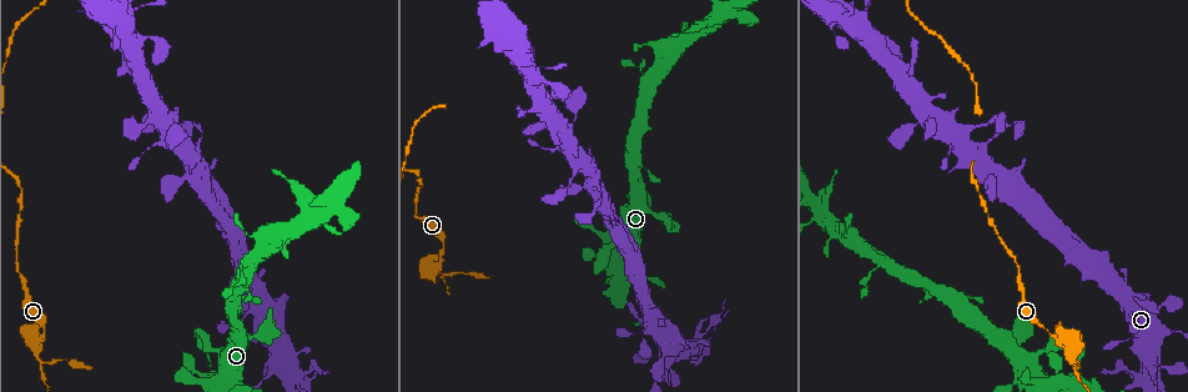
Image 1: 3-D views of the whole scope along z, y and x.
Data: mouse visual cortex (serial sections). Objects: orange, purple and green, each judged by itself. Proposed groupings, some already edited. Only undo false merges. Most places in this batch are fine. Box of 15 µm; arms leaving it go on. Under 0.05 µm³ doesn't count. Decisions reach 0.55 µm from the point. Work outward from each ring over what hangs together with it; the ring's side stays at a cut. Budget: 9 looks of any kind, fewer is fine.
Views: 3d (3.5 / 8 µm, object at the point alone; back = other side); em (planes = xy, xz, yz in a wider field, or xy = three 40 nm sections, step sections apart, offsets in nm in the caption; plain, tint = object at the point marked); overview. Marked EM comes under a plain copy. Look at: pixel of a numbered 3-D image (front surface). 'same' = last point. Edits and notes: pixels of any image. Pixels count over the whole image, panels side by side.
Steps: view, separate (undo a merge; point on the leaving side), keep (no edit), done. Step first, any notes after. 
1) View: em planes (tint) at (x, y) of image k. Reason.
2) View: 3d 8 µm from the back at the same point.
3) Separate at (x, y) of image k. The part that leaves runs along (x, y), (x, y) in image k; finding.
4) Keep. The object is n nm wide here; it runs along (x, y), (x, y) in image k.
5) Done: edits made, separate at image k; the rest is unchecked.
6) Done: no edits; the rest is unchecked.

View: 3d 8 µm at (437, 276) of image 1. Three-way junction.

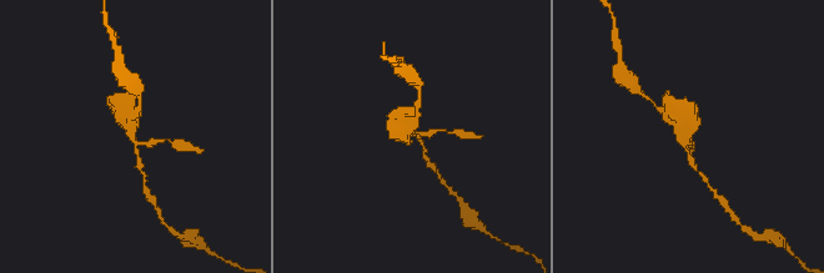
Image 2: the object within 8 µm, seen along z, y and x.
View: 3d 3.5 µm at (136, 138) of image 2. Closer look.

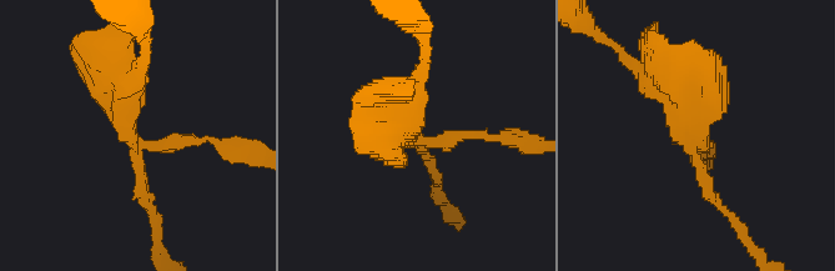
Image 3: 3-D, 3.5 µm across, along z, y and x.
View: em xy step 3 (tint) at (135, 135) of image 3. 3 arms meet here; the arms are 150, 150, 450 nm wide; shape alone is not enough.

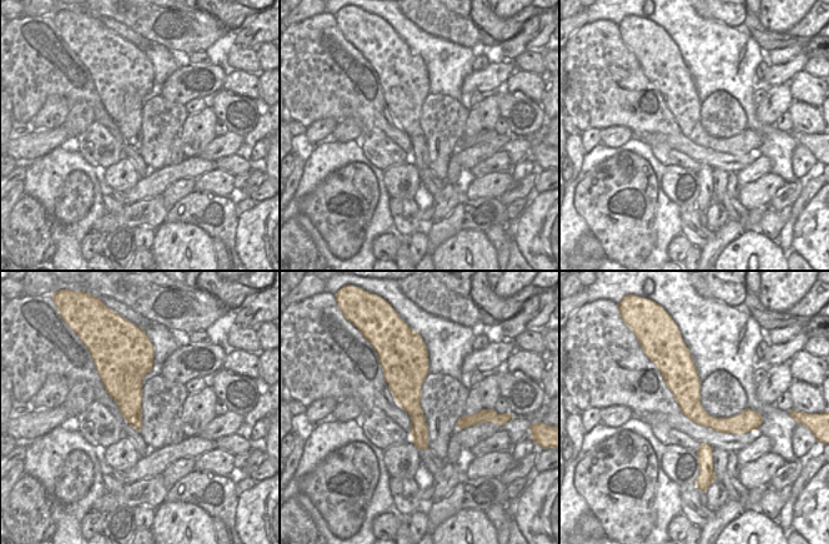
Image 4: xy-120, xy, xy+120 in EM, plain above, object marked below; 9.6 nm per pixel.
Separate at (383, 89) of image 3. A second cell is stuck on.

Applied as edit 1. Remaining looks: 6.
View: 3d 3.5 µm from the back at (1147, 359) of image 1. Abrupt turn.

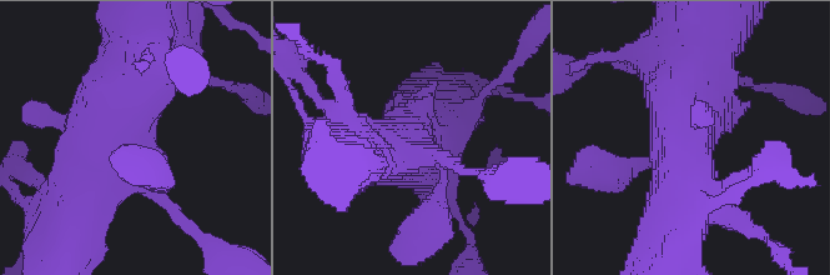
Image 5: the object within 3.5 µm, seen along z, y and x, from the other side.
View: em xy step 3 (tint) at (134, 143) of image 5. Shape alone is not enough.

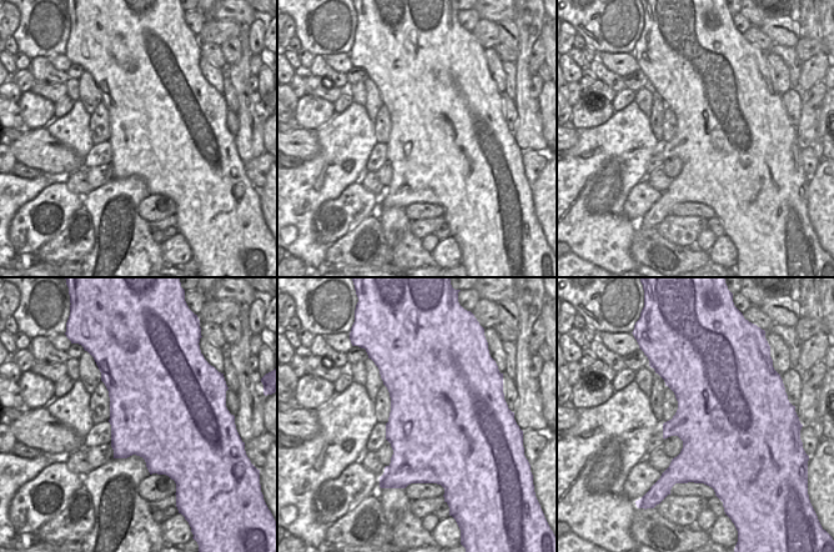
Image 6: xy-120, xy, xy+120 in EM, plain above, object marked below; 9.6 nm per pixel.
Keep. It runs along (144, 70), (59, 200) in image 5; all the same cell.

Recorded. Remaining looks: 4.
View: 3d 8 µm at (656, 320) of image 1. Thick turns thin.

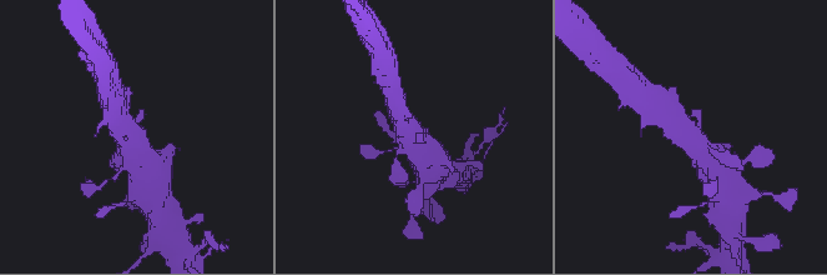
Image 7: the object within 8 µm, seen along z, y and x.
View: em xy step 3 (tint) at (412, 134) of image 7. Shape alone is not enough.

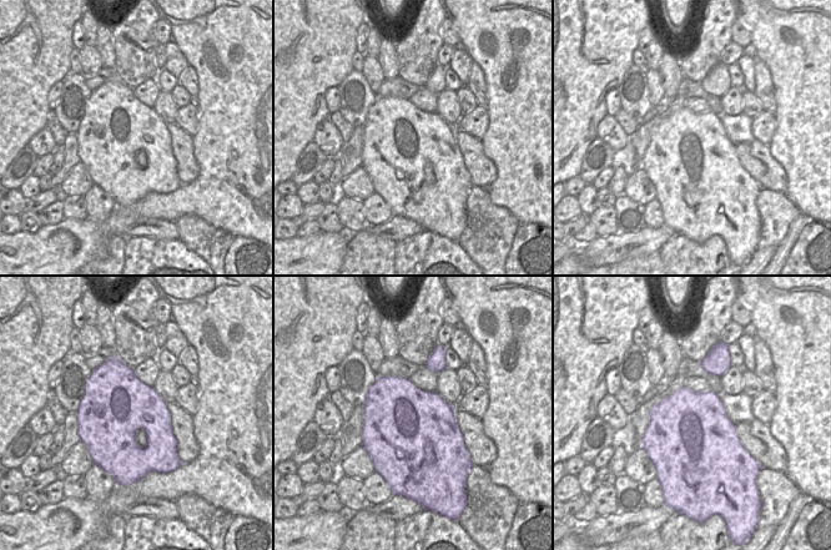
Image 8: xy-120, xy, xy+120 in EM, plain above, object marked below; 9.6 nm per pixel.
Keep. It runs along (706, 159), (691, 110) in image 7; all the same cell.

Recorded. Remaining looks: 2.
View: 3d 3.5 µm at (989, 142) of image 1. Calibre changes.

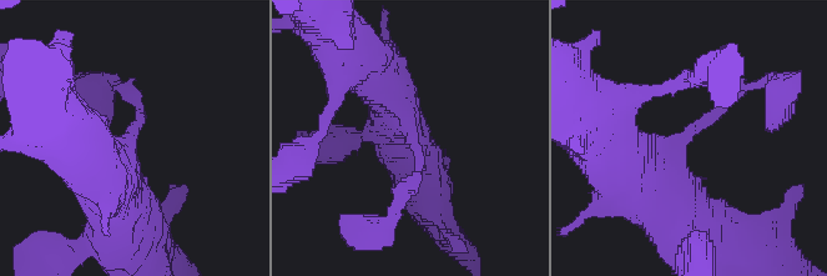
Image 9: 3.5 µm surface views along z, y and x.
View: em xy step 1 (tint) at (413, 143) of image 9. Need the tissue.

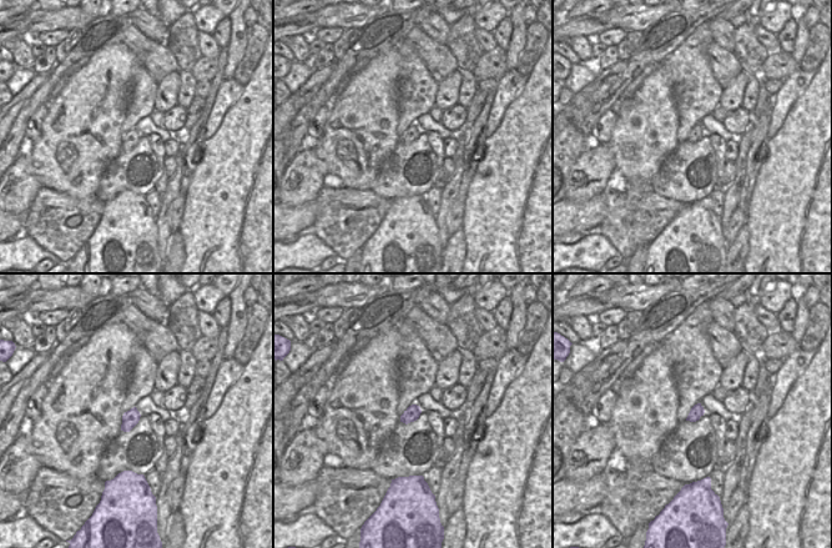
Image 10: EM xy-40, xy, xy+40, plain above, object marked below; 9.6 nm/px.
Keep. The arms are 150, 500 nm wide; it runs along (656, 202), (672, 152), (752, 84) in image 9; one cell here.

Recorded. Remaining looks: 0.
Done: edits made, separate at image 3; the rest is unchecked.

